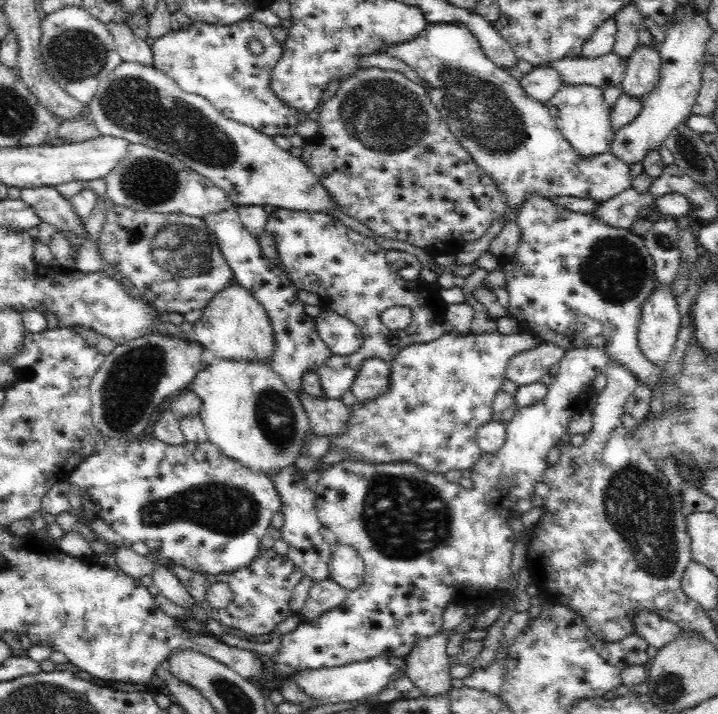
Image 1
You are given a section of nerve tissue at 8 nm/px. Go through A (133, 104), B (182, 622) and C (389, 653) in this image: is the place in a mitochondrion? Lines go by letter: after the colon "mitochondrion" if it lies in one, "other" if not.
A: mitochondrion
B: other
C: other

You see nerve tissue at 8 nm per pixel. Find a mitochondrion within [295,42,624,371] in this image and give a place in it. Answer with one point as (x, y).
(485, 114)

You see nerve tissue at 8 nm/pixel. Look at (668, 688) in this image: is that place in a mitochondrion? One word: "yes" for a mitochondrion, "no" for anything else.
yes

